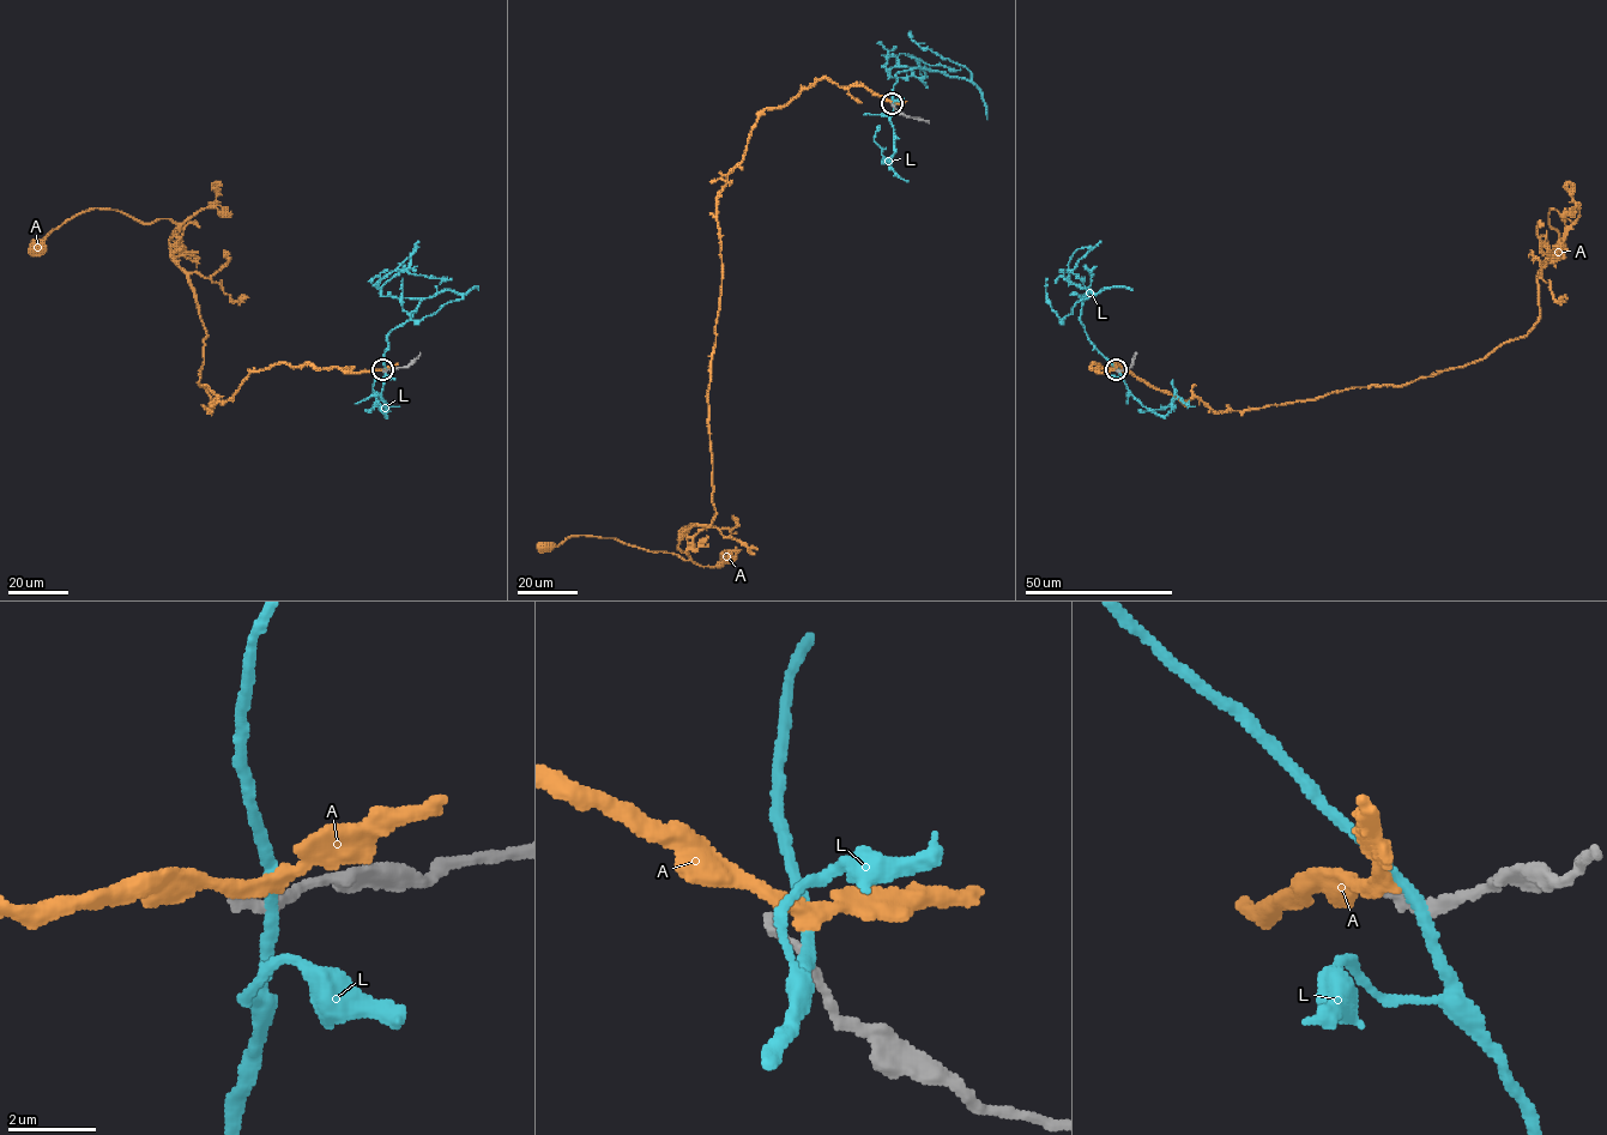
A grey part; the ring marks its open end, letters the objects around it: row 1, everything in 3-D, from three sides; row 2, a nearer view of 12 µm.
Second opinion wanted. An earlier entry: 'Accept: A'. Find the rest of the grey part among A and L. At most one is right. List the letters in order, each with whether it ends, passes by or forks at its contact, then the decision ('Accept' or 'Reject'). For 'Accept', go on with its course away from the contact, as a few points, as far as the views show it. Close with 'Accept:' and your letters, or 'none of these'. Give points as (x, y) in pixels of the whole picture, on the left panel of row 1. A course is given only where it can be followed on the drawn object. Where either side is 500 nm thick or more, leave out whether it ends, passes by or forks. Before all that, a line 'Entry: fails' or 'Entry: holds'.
Entry: fails
A: It passes by. Reject
L: It passes by. Reject
Accept: none of these

